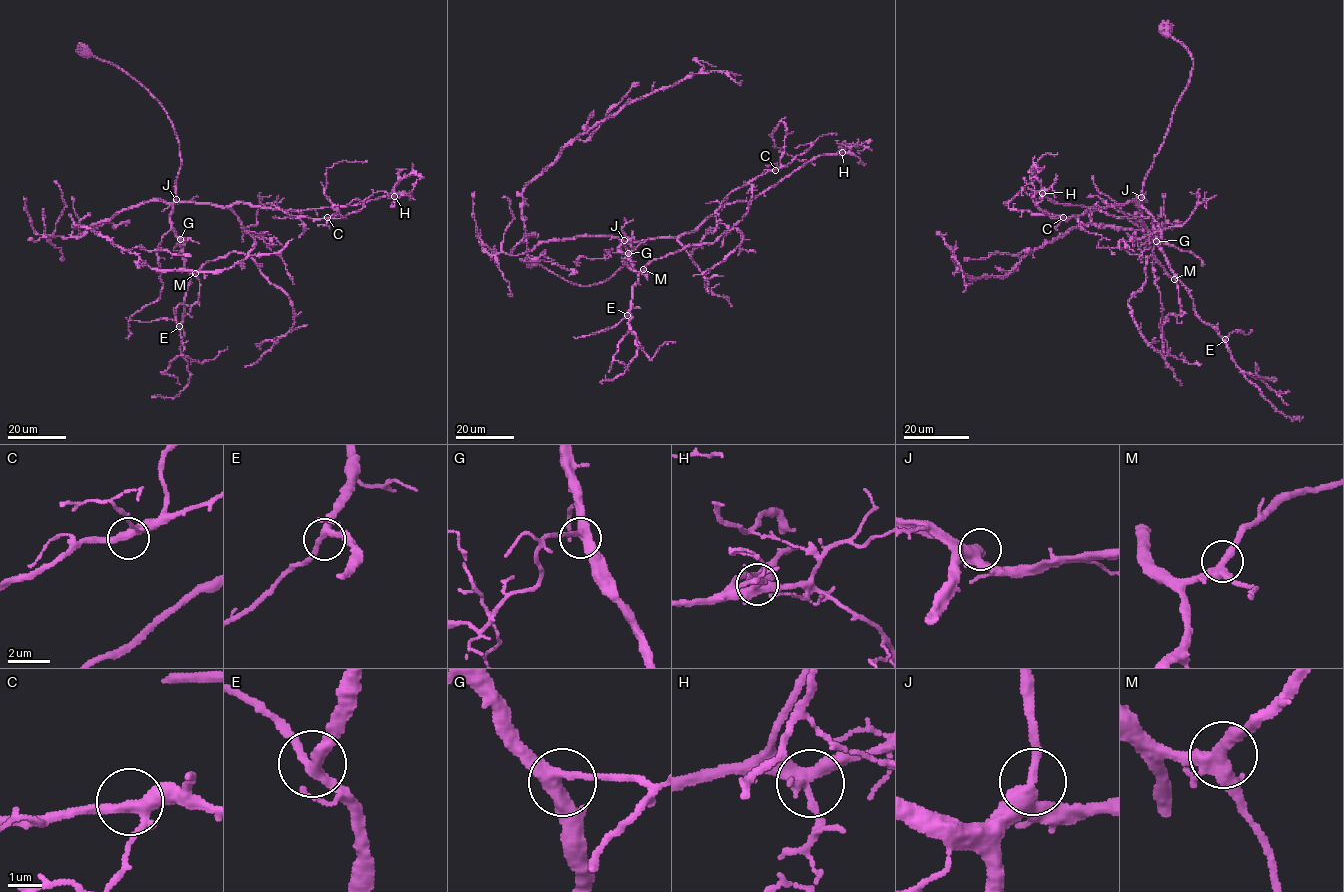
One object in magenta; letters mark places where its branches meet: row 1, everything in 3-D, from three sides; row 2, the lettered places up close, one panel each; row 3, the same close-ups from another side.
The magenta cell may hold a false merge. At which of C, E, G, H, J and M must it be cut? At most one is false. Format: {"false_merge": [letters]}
{"false_merge": []}

